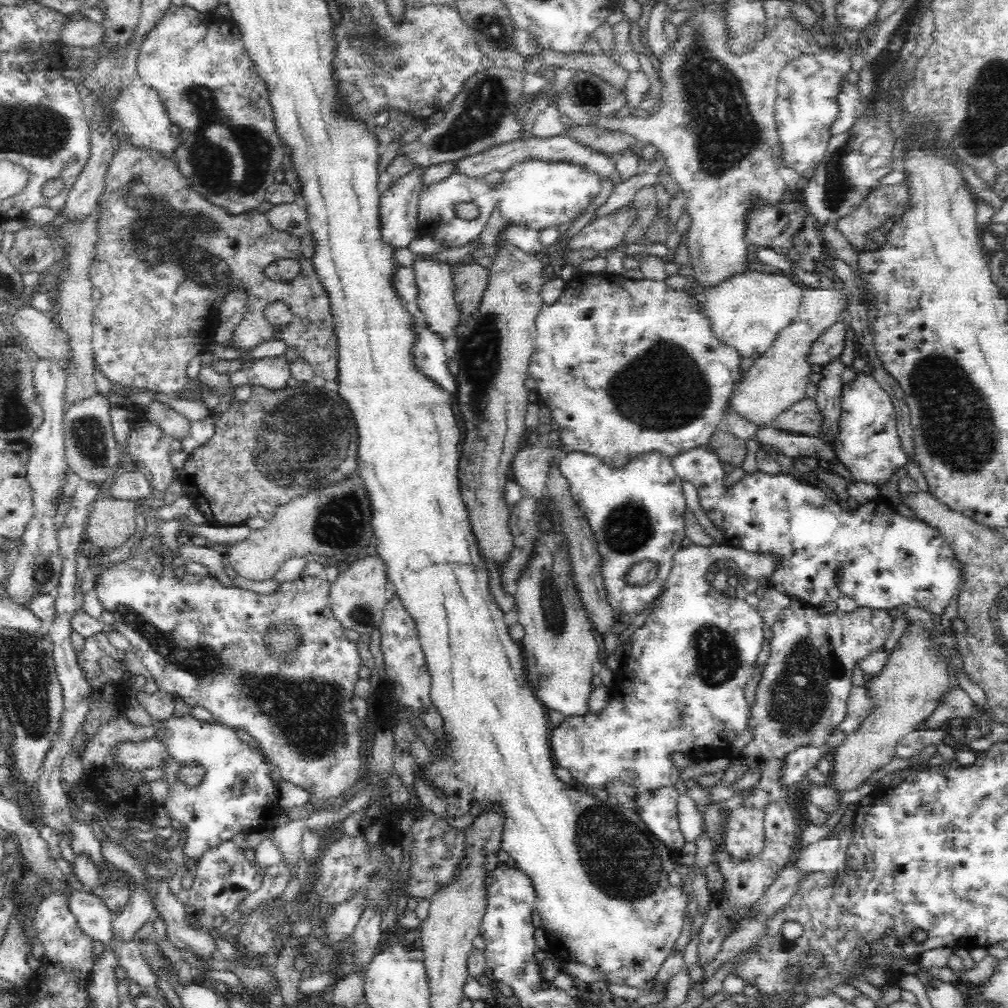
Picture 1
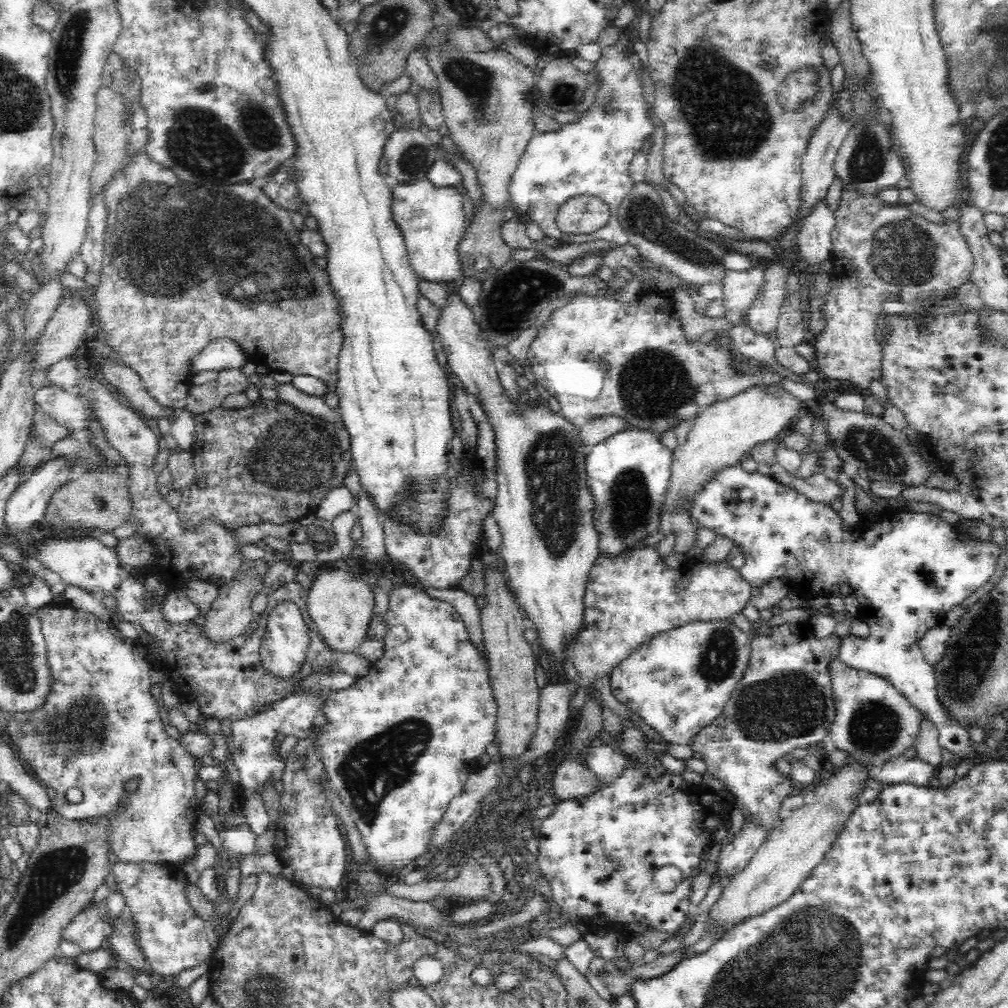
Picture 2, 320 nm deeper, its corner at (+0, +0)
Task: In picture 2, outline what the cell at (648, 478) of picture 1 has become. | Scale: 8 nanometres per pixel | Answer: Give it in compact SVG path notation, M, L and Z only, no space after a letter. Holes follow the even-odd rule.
M629 428L588 448L585 469L588 488L595 498L594 526L598 531L600 555L606 558L617 558L625 554L624 550L628 550L630 542L638 542L648 534L658 532L661 520L659 510L665 500L673 463L673 452L661 443L660 437L654 432Z

